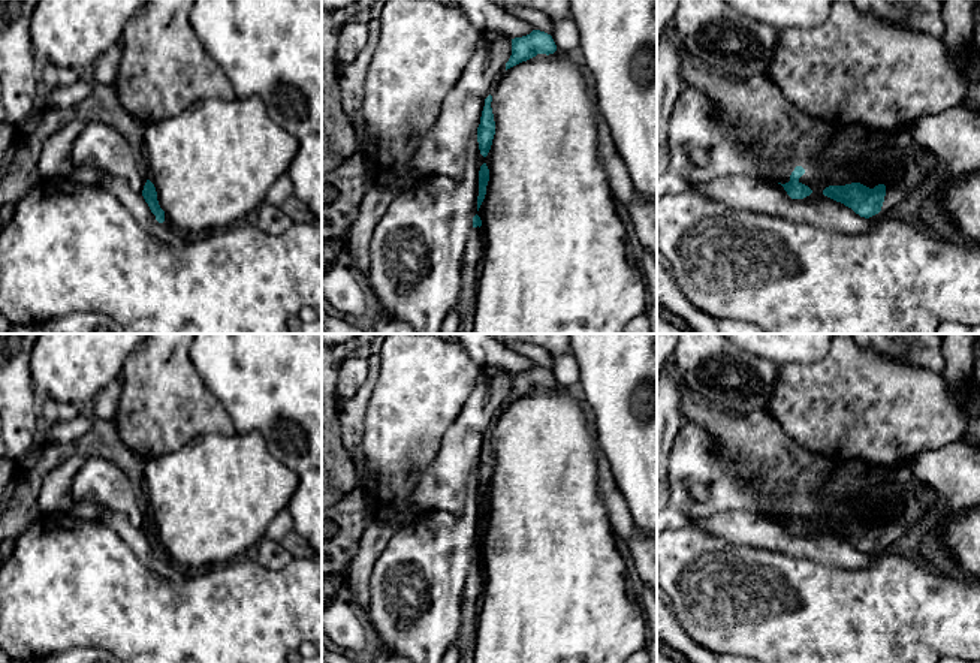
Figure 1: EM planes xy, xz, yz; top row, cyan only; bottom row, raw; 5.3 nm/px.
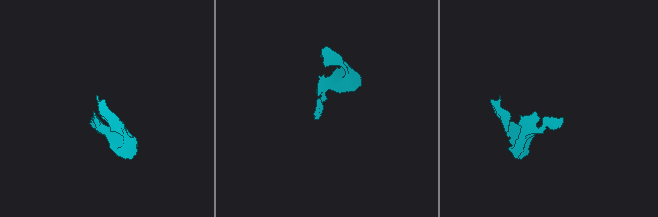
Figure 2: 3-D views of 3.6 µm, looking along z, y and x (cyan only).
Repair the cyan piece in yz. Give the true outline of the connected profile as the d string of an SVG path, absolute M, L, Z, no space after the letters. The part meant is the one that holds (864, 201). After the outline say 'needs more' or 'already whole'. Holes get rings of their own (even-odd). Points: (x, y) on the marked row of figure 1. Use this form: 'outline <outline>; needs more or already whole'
outline M860 183L845 186L829 186L823 195L851 208L860 217L869 219L881 211L886 186L878 184L869 189Z; already whole

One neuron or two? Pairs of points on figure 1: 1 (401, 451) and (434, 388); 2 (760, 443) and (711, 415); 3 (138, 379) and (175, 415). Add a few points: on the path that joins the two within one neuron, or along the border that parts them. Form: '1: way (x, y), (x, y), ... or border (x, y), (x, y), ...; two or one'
1: way (401, 436), (406, 416), (419, 403); one
2: way (748, 436), (735, 434), (723, 425); one
3: way (147, 386), (166, 406); one

